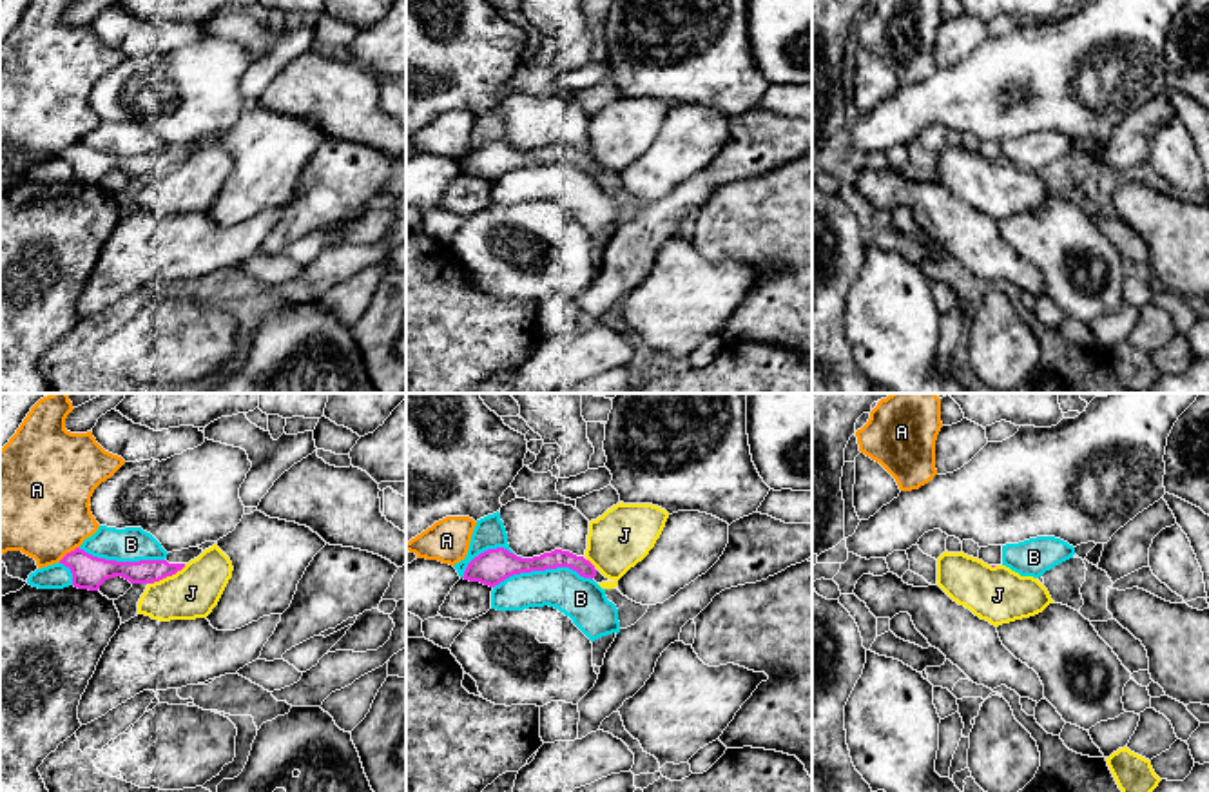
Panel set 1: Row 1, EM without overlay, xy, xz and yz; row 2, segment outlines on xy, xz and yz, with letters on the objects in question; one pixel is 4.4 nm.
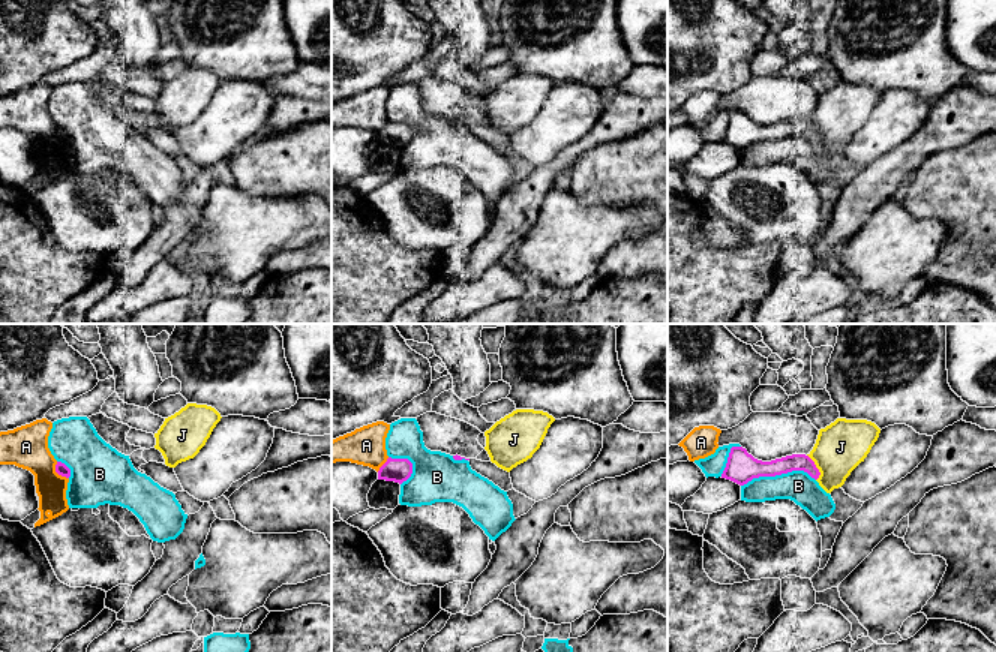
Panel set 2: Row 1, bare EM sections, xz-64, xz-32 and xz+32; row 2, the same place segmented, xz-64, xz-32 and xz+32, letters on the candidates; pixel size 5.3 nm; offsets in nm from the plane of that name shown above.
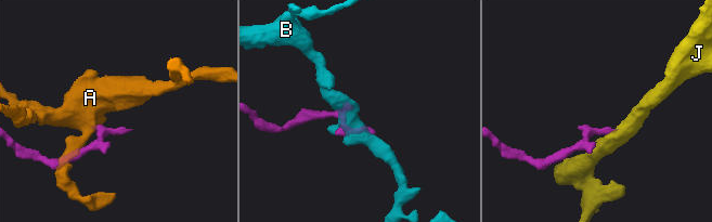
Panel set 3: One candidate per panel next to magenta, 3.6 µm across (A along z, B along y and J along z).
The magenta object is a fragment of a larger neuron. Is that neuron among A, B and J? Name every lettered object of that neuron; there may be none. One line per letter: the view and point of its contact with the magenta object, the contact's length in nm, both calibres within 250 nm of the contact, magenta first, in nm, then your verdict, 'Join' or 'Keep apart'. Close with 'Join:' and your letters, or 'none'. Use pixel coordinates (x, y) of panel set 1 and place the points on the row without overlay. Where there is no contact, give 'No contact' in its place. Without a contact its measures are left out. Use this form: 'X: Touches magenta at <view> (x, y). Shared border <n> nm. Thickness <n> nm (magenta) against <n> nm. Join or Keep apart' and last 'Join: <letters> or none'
A: Touches magenta at xy (67, 147). Shared border 120 nm. Thickness 150 nm (magenta) against 440 nm. Keep apart
B: Touches magenta at xz (542, 164). Shared border 440 nm. Thickness 160 nm (magenta) against 190 nm. Keep apart
J: Touches magenta at xy (167, 169). Shared border 190 nm. Thickness 110 nm (magenta) against 220 nm. Keep apart
Join: none

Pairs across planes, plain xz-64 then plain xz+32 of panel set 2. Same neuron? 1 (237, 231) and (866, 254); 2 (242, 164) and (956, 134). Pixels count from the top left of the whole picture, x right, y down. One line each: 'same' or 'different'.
1: same
2: different

